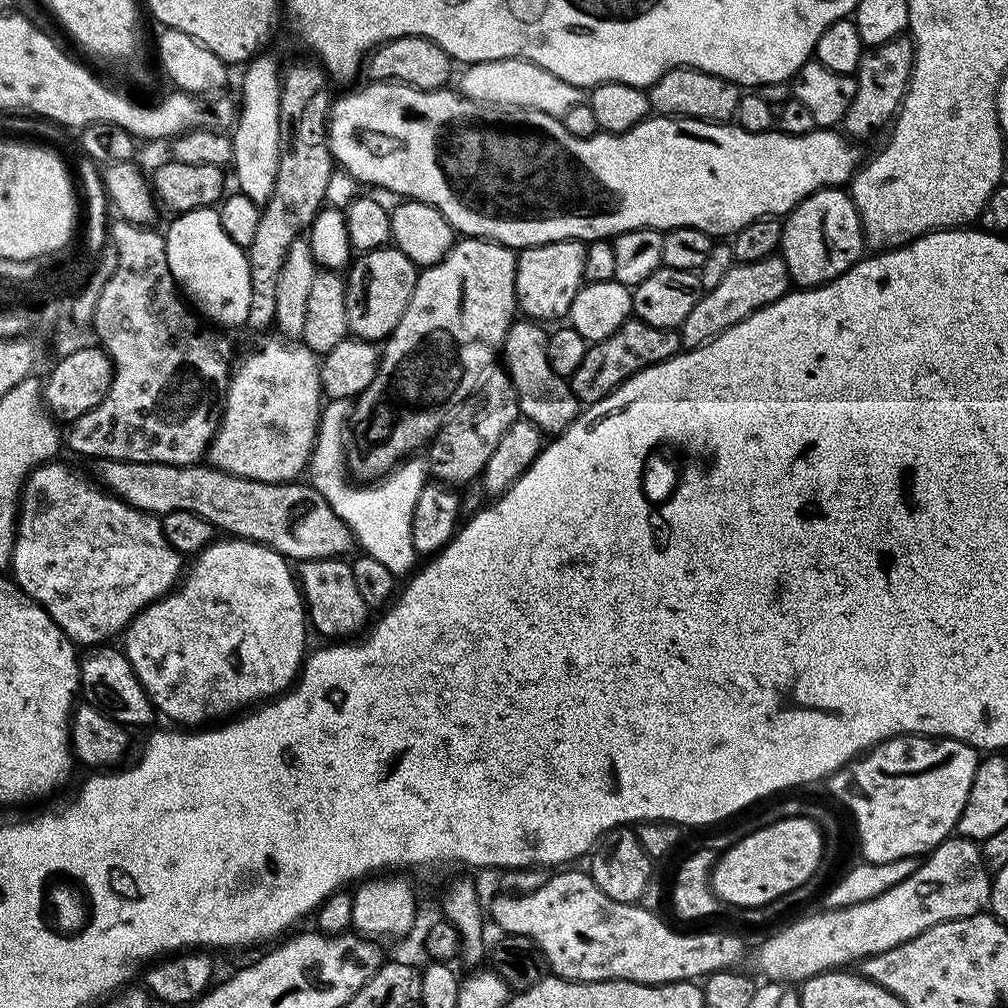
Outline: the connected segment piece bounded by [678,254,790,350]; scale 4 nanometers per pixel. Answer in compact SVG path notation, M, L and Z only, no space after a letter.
M779 254L762 258L762 262L733 263L726 278L722 278L718 286L707 289L694 306L694 310L690 310L686 322L682 322L678 330L680 343L688 350L700 348L733 328L738 322L742 322L752 312L787 296L789 291L790 281L786 262Z

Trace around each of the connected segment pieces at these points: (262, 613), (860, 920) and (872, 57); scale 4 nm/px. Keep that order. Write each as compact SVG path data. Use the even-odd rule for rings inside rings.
M216 538L203 550L196 553L194 559L189 564L192 565L189 568L187 565L182 579L168 595L163 596L162 599L157 600L150 607L143 608L128 623L128 627L122 633L122 641L124 640L122 651L124 657L130 662L130 666L134 666L134 674L138 674L138 682L142 682L146 694L152 700L152 707L156 709L161 717L169 716L170 719L177 720L180 723L177 725L180 726L204 726L209 722L223 721L225 718L247 709L249 707L248 700L256 700L252 702L267 702L287 692L297 677L299 677L301 667L306 659L304 639L307 638L308 632L310 633L310 628L306 623L306 605L302 589L297 577L294 575L293 569L292 572L288 569L290 567L289 561L281 552L276 552L273 548L267 548L266 545L258 544L254 540Z
M963 838L943 840L937 848L927 853L926 859L917 866L914 874L910 874L910 878L906 878L906 882L898 882L898 886L886 890L886 894L878 894L878 898L870 898L870 902L858 902L858 906L824 908L820 912L812 912L809 916L786 925L769 940L762 941L756 948L756 968L764 978L772 982L803 982L819 972L831 972L855 965L867 956L877 956L942 922L983 913L990 904L992 881L990 869L984 865L984 855L980 853L979 843Z
M907 35L896 36L890 42L882 42L865 50L854 73L854 102L850 102L850 110L846 110L842 121L843 131L849 137L872 136L884 123L887 125L895 117L908 93L908 84L912 80L912 64L915 61L916 50Z

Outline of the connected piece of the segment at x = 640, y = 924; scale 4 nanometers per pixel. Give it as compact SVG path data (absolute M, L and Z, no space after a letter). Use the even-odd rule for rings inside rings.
M560 870L557 876L552 876L545 882L541 888L536 888L533 892L524 892L521 896L496 896L492 900L492 912L490 908L490 920L501 928L501 933L509 936L525 936L533 940L540 948L541 954L545 956L545 962L550 969L551 975L559 976L562 980L574 980L577 984L593 984L599 980L633 980L635 984L670 984L677 980L686 980L689 982L699 981L701 978L707 978L714 972L721 970L732 970L737 967L736 964L744 956L744 944L736 936L724 932L675 932L670 925L664 920L659 920L650 909L644 908L640 904L627 904L626 902L614 902L614 898L606 898L606 894L602 894L602 890L598 890L598 886L592 880L591 875L587 871L584 872L568 872L572 870Z

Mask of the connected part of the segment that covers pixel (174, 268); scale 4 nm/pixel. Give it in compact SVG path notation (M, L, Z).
M215 207L199 208L181 212L173 220L176 221L169 226L164 241L166 262L177 289L205 321L221 329L247 325L250 314L248 254L245 249L230 242L230 238L226 238L219 211Z

